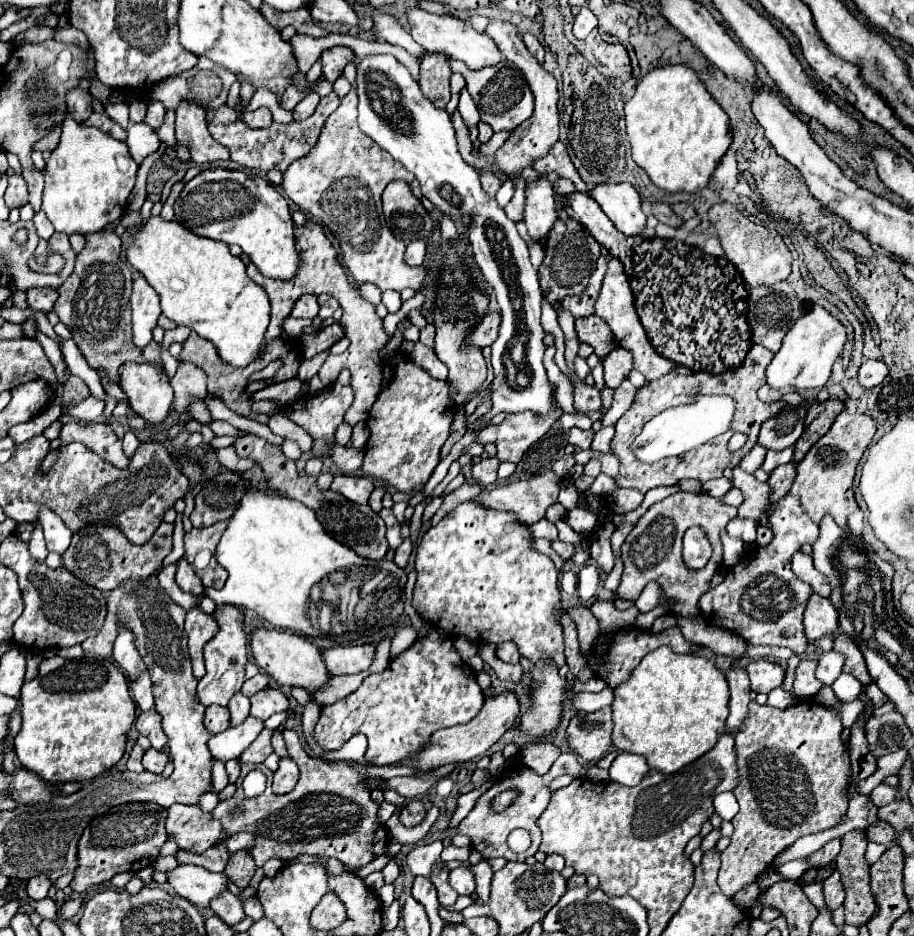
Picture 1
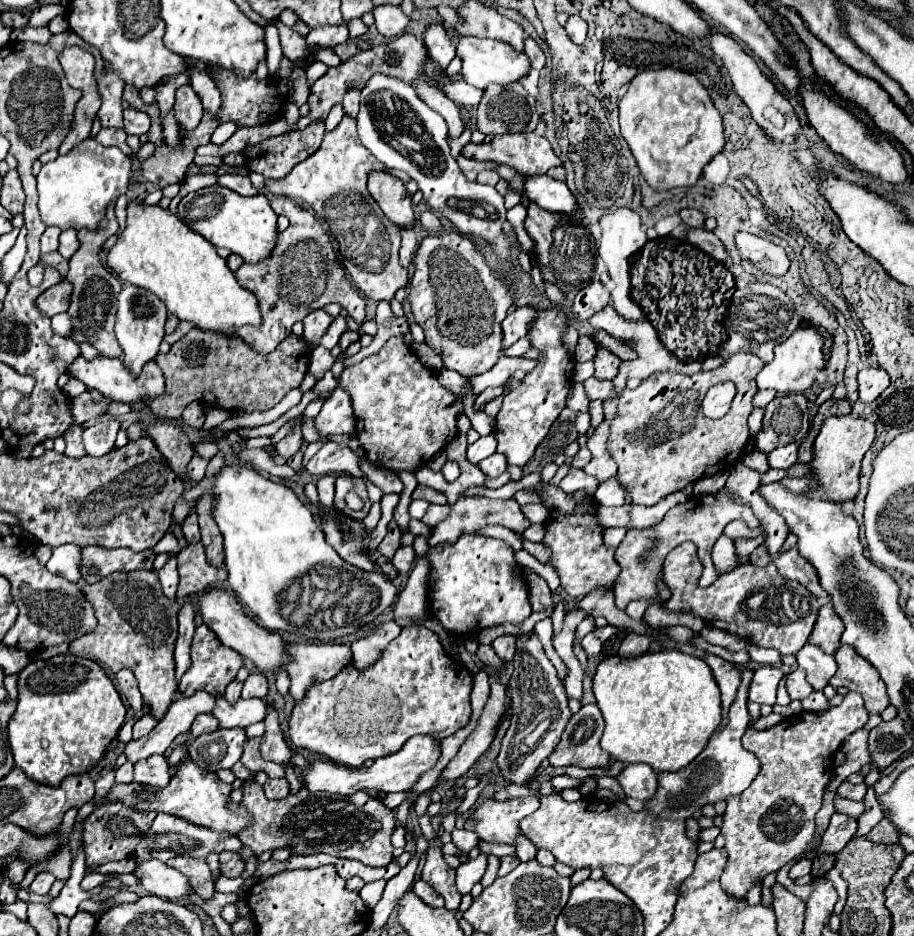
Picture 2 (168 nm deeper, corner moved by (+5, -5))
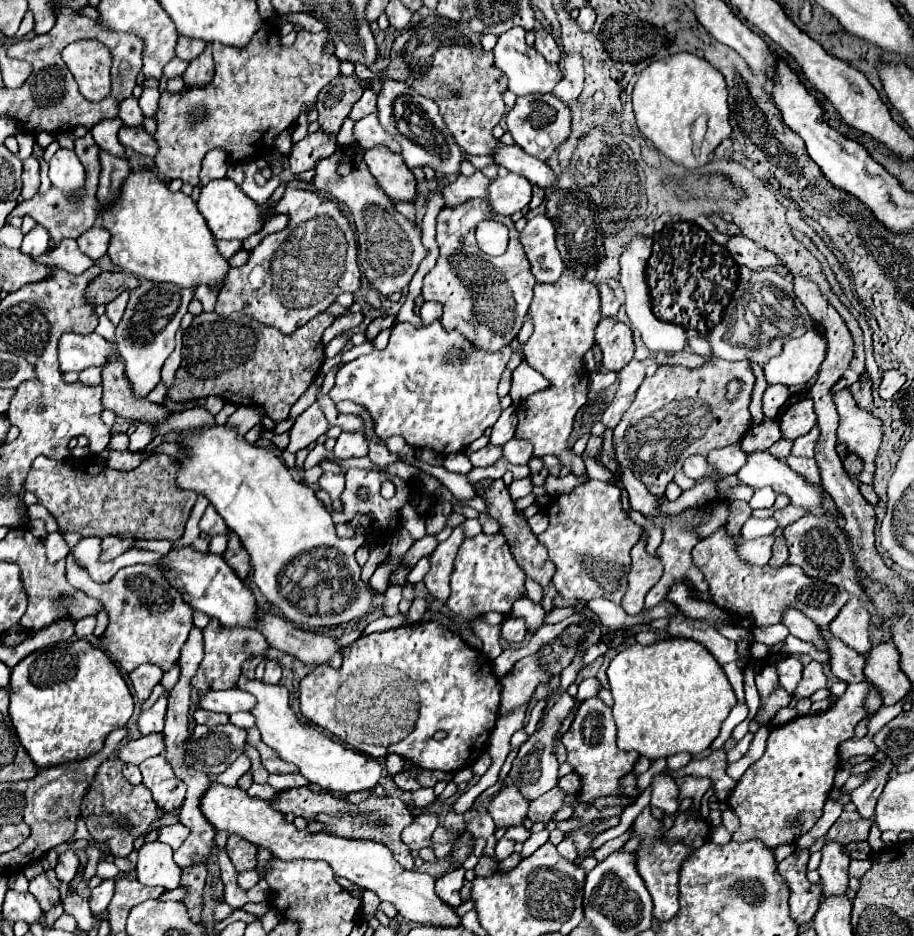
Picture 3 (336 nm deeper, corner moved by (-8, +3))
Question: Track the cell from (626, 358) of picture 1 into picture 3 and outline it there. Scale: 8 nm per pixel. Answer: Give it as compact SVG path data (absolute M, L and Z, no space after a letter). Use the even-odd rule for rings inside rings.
M603 318L595 328L595 344L603 350L603 368L611 372L619 372L633 358L633 336L631 328Z

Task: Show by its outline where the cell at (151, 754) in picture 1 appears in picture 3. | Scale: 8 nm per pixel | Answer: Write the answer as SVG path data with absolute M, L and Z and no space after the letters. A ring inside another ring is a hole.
M159 754L159 756L147 758L139 768L143 774L143 784L151 790L153 800L163 810L173 812L175 808L181 806L185 798L185 784L173 774L165 756Z

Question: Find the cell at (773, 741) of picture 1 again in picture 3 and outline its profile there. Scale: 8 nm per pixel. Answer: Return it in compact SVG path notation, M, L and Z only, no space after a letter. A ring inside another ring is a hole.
M867 682L849 684L837 704L825 712L797 716L771 730L765 754L745 770L733 794L727 798L729 808L735 810L741 822L733 840L761 840L767 848L777 848L779 844L795 844L797 838L815 826L839 768L839 744L853 738L855 726L867 716L865 698L869 690L871 684Z

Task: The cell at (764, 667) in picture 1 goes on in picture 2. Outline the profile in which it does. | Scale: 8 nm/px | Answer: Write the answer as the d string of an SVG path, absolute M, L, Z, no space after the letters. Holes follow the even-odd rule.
M760 666L754 672L754 680L750 684L750 702L770 704L776 702L776 690L784 672L778 666Z

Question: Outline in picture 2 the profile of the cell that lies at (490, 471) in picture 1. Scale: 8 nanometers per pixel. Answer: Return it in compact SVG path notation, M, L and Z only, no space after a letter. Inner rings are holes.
M494 452L492 456L488 456L488 458L484 458L480 464L480 470L488 476L488 478L496 478L496 476L500 476L504 470L506 470L506 456L502 456L500 452Z

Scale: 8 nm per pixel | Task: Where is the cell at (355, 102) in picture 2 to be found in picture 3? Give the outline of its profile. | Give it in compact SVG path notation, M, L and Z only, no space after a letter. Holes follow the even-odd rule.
M367 88L367 90L363 92L363 96L355 102L355 106L353 106L353 110L351 110L349 116L351 116L353 120L359 120L359 118L375 112L375 110L377 110L377 108L375 108L375 100L377 100L377 94L375 94L371 88Z

